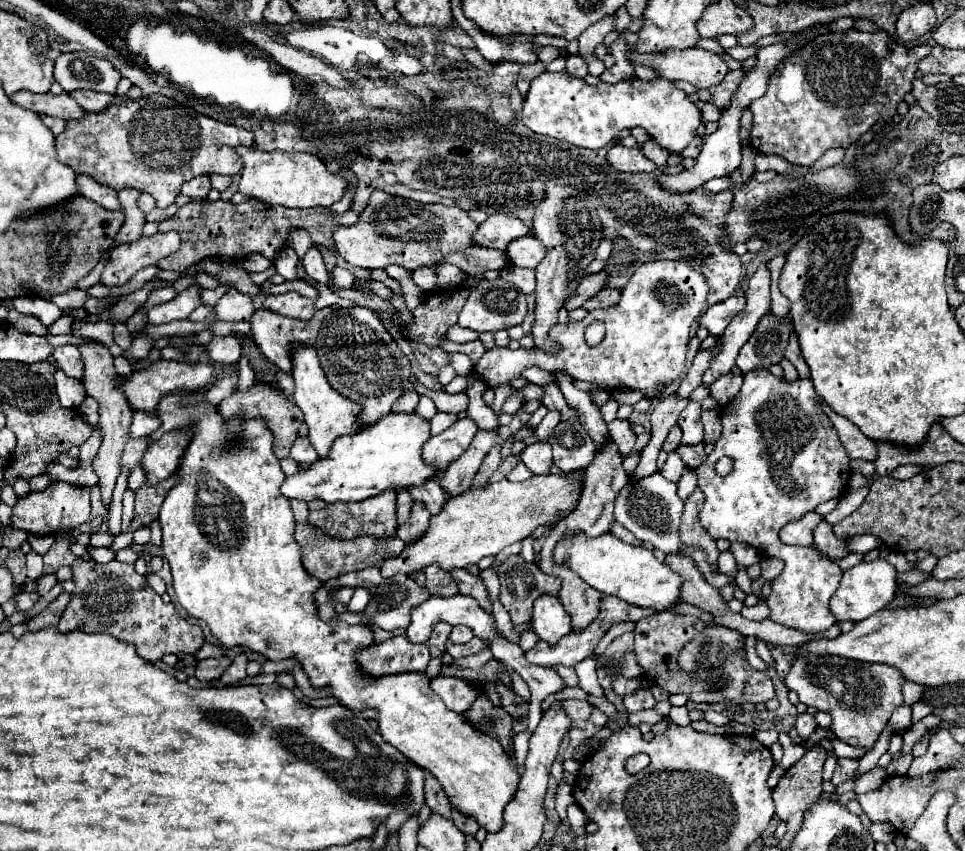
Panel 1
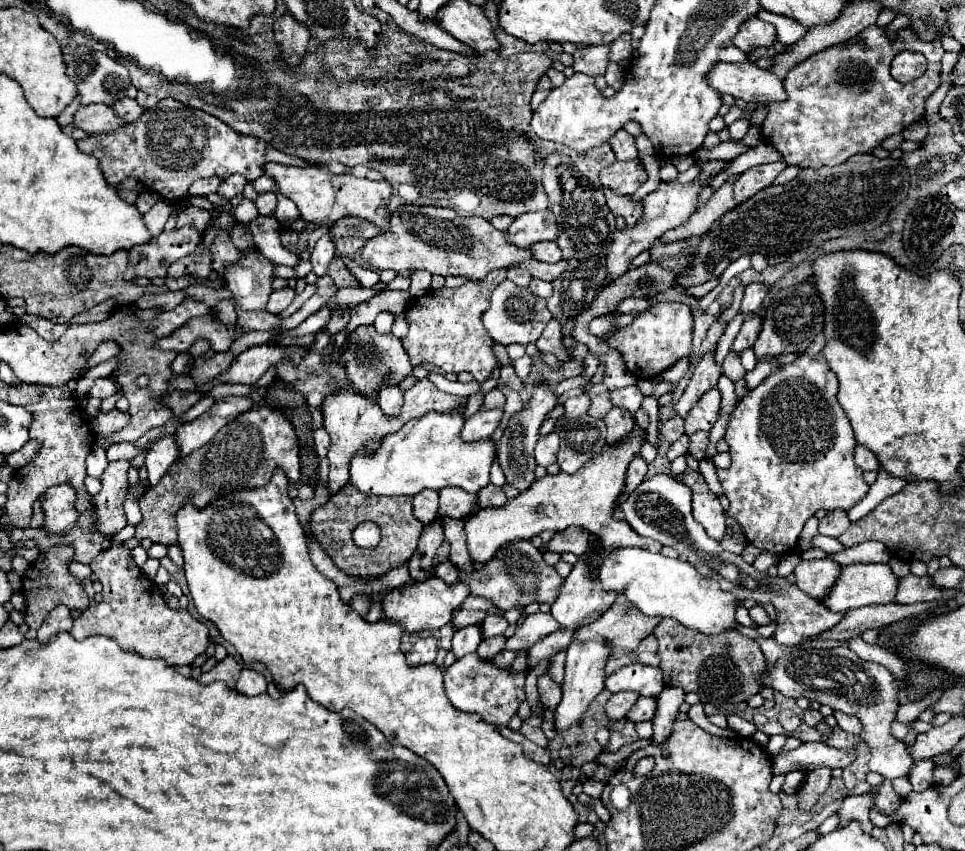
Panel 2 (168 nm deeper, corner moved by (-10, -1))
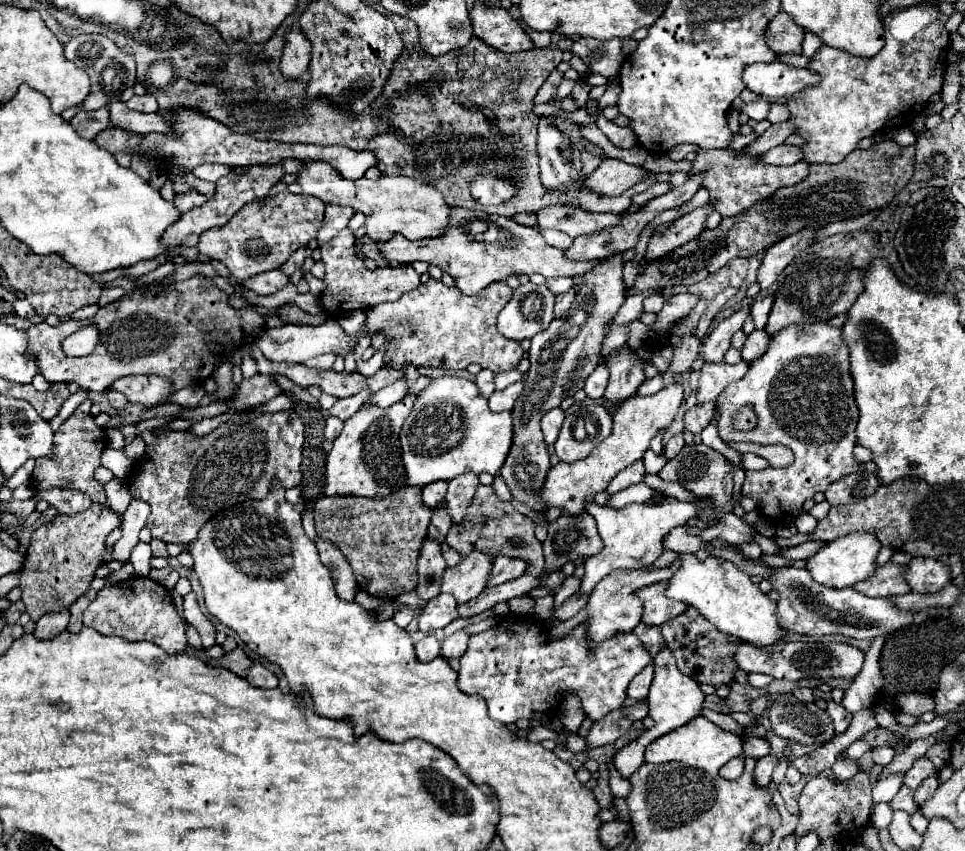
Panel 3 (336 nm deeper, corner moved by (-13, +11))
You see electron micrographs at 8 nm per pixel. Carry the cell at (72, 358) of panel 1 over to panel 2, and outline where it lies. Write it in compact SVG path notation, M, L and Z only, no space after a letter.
M96 379L94 387L90 389L90 397L98 397L98 399L106 399L110 395L114 395L118 391L118 385L112 379Z

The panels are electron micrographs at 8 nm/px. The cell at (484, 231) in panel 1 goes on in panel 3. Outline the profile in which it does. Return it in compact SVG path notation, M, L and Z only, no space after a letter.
M549 205L539 209L535 215L537 215L537 227L541 231L559 229L573 239L579 235L597 233L601 229L619 223L619 217L613 213L587 213L571 205Z

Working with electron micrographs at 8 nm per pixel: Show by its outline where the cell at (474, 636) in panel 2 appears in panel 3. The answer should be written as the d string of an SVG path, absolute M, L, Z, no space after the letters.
M459 629L455 631L451 637L447 637L443 641L443 647L441 647L441 657L449 659L449 657L461 657L467 649L467 643L469 643L469 635L465 633L465 629Z

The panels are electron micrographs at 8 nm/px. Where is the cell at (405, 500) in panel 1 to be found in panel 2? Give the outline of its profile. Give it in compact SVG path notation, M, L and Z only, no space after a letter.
M424 489L422 493L418 493L414 499L414 515L416 519L420 519L424 525L432 523L434 517L436 517L436 511L438 511L438 491L430 491L430 489Z

